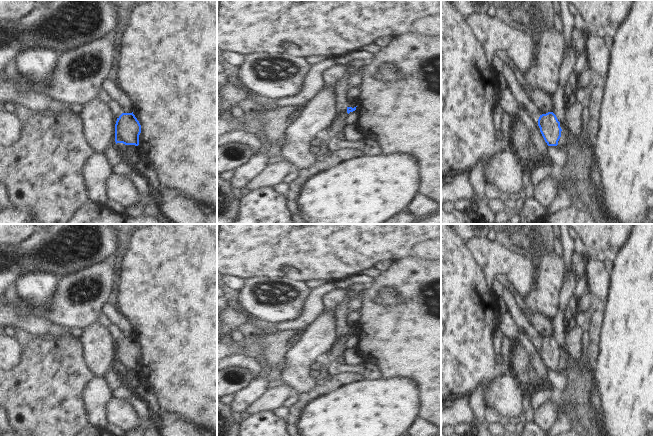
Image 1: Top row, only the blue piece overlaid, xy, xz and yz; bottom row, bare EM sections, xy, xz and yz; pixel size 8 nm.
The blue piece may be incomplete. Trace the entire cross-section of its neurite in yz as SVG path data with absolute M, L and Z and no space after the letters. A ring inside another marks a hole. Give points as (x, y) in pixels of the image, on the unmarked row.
M553 336L540 339L538 350L547 369L557 370L562 353L556 339Z

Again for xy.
M122 337L115 348L115 366L125 369L139 369L141 349L132 337Z

